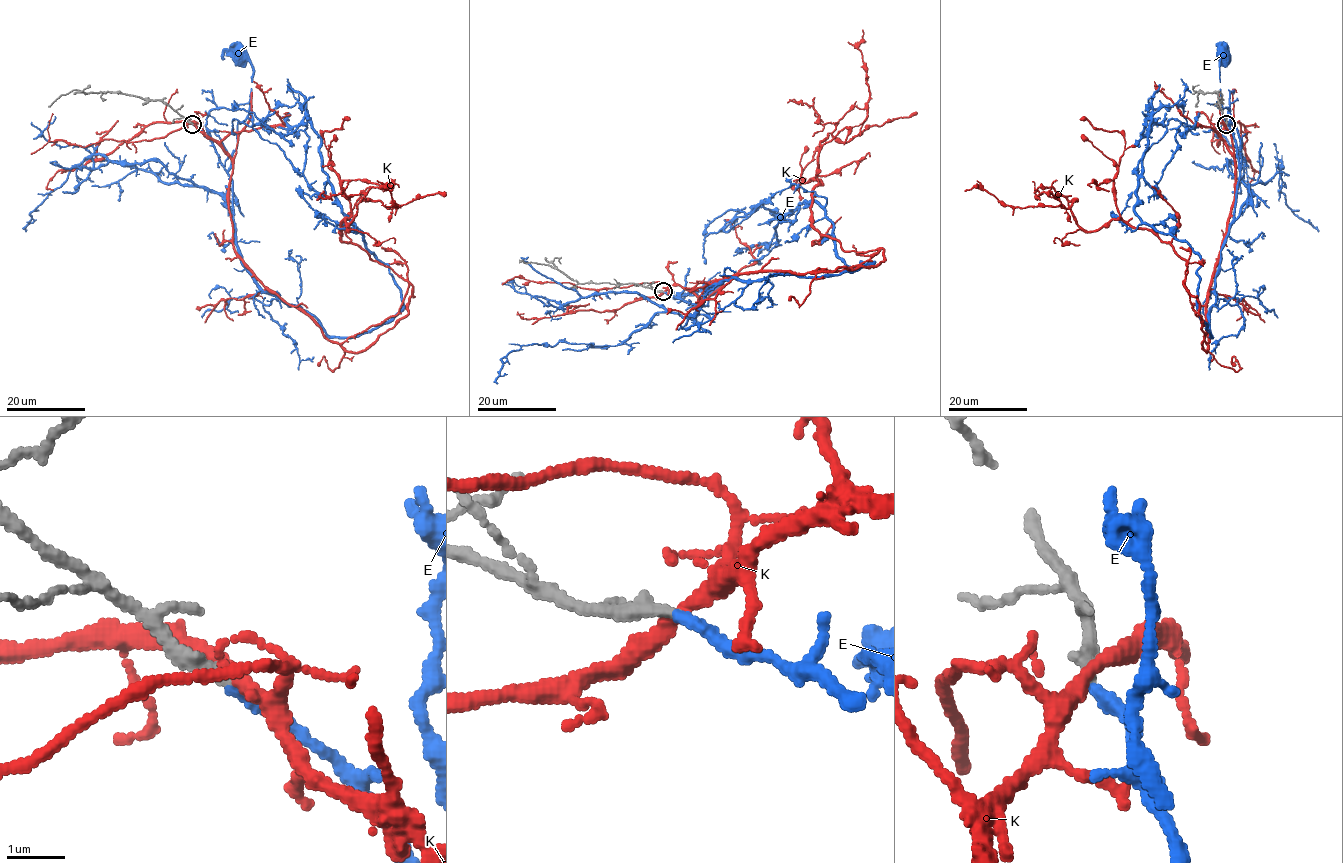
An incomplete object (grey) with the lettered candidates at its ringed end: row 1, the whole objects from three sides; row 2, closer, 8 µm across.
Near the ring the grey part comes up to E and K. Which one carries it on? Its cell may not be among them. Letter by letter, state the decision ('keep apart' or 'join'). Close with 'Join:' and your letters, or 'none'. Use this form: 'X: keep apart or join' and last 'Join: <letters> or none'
E: join
K: keep apart
Join: E

